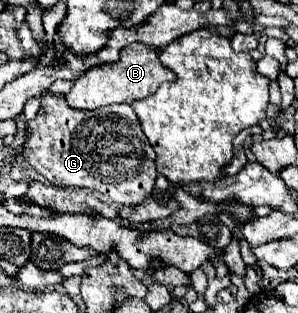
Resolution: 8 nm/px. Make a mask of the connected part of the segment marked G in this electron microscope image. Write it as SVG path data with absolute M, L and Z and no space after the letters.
M44 93L34 121L26 121L26 161L56 187L86 187L118 205L140 203L154 191L156 153L128 103L92 111L68 107L64 95Z

